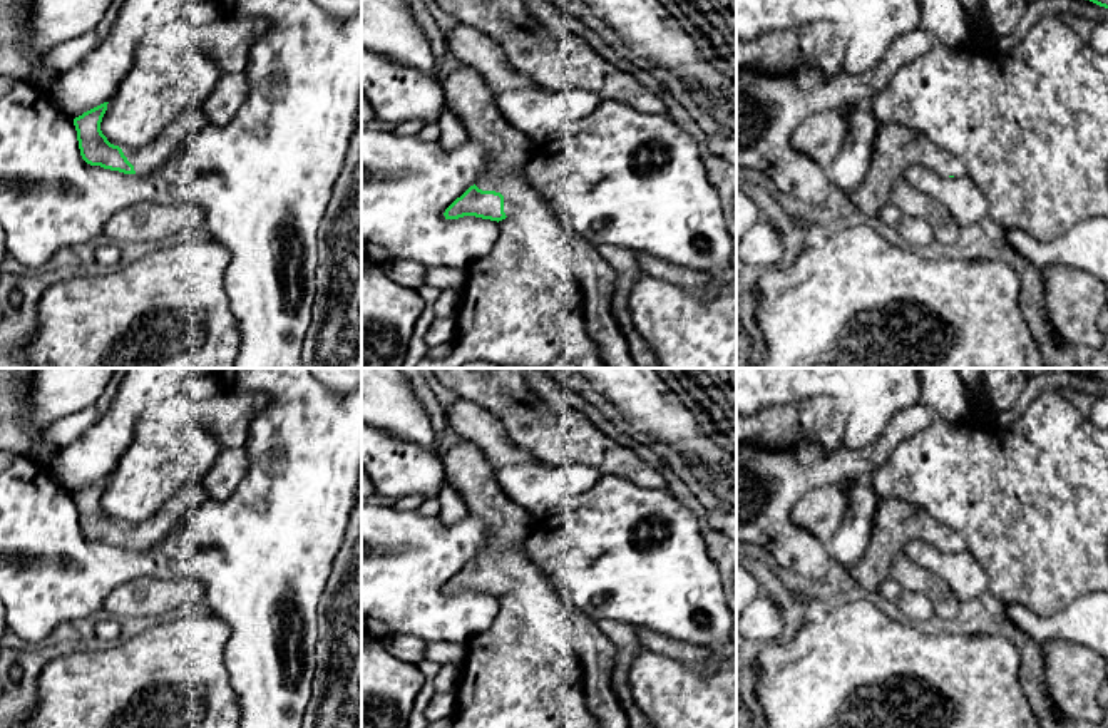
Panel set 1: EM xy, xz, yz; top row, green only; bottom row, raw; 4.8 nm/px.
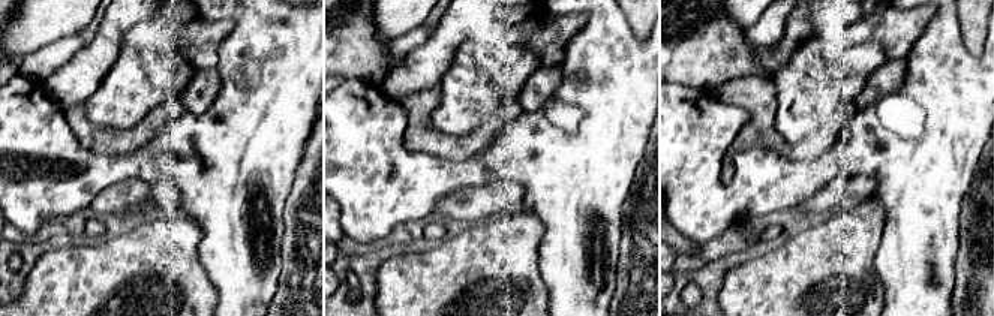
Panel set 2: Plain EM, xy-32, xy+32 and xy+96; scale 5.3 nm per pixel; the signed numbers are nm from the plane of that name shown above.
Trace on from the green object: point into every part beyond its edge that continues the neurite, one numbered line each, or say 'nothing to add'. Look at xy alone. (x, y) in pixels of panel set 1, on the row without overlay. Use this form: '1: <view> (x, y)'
1: xy (148, 533)

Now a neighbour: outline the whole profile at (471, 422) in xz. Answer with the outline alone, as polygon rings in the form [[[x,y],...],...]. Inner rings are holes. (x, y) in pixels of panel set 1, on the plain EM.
[[[464,398],[444,408],[445,422],[464,440],[479,447],[497,470],[505,465],[537,462],[529,452],[510,442],[502,422],[489,410]]]

